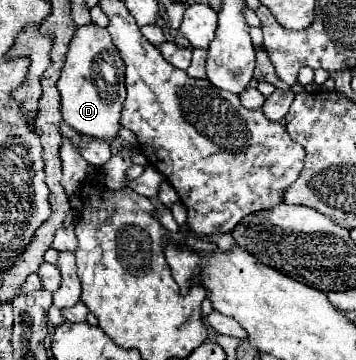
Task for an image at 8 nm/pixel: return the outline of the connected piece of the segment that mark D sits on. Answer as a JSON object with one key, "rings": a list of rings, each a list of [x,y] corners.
{"rings":[[[96,23],[78,27],[70,41],[62,75],[56,83],[62,95],[64,121],[78,133],[86,133],[106,141],[114,139],[120,129],[120,111],[126,97],[124,73],[126,63],[122,61],[122,55],[112,43],[108,31]]]}

